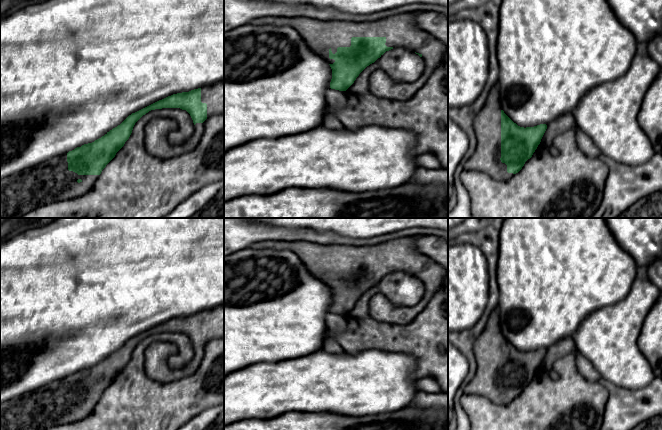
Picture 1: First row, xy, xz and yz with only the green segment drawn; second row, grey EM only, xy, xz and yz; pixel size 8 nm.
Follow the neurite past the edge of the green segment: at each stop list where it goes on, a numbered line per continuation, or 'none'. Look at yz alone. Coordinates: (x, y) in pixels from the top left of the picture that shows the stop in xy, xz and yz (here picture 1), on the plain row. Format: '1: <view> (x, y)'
1: yz (487, 347)

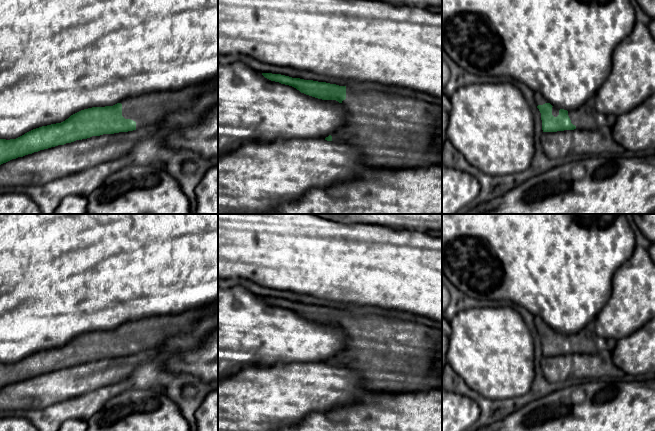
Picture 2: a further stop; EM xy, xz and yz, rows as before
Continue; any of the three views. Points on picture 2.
1: xy (145, 334)

